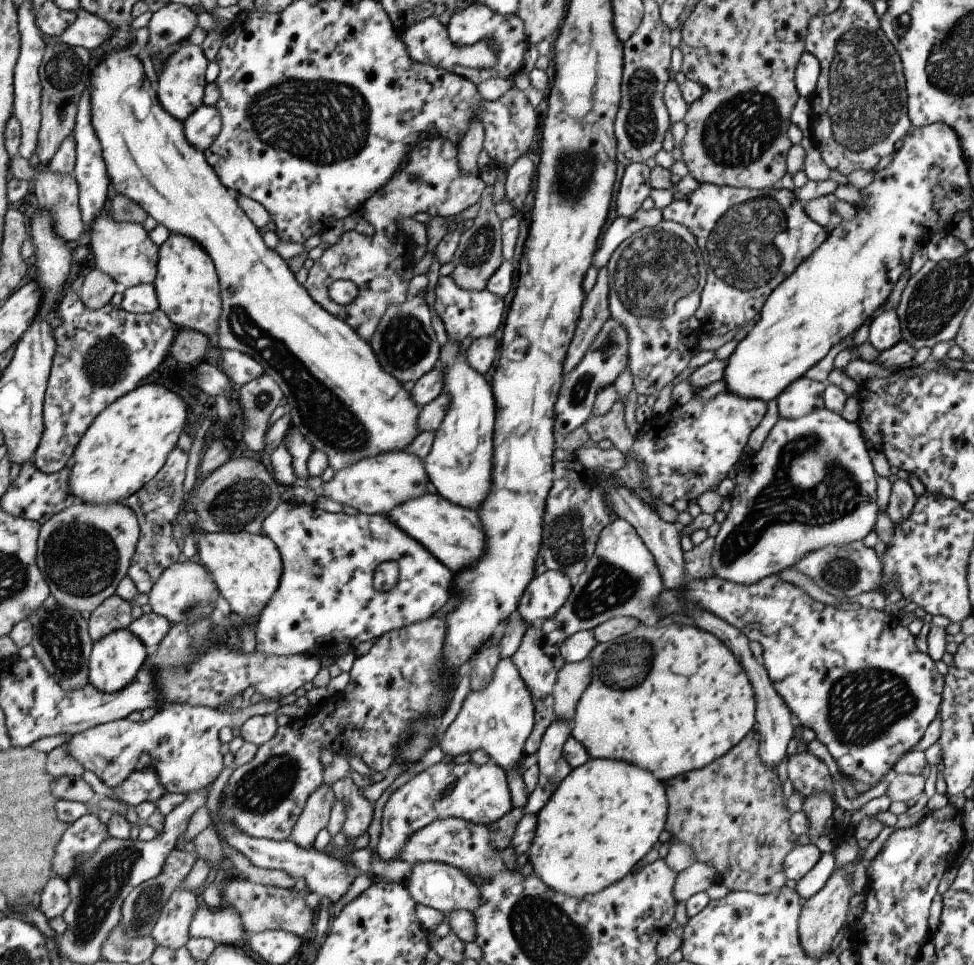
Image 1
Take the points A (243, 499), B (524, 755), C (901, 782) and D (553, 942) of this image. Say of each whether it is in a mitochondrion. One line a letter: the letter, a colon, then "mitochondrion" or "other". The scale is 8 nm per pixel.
A: mitochondrion
B: other
C: other
D: mitochondrion

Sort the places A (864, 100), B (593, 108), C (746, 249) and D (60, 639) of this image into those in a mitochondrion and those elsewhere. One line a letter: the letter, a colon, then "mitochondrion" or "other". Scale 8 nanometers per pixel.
A: mitochondrion
B: other
C: mitochondrion
D: mitochondrion

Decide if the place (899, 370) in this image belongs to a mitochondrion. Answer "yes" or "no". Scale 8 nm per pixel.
no

